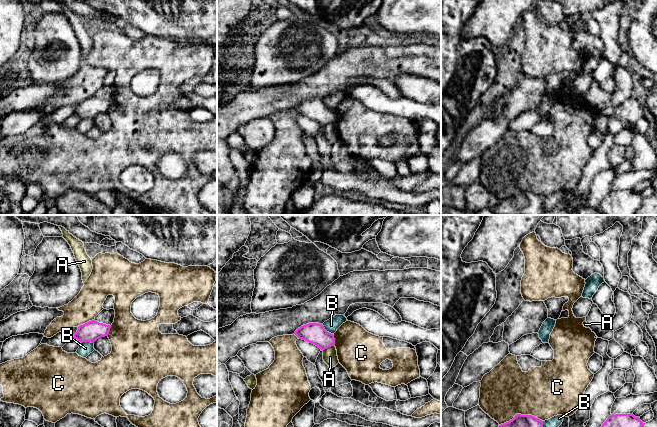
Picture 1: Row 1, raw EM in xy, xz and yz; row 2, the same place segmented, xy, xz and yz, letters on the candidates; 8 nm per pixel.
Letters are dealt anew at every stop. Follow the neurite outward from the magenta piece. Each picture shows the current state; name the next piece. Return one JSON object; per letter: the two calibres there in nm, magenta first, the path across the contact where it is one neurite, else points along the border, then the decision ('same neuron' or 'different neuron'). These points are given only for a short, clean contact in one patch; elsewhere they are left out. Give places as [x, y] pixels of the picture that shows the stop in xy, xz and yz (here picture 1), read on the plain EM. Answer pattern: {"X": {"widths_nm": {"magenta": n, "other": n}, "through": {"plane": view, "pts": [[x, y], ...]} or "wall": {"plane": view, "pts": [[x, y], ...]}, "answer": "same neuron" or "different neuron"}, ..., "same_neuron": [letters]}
{"A": {"widths_nm": {"magenta": 170, "other": 120}, "wall": {"plane": "xz", "pts": [[334, 121], [322, 126]]}, "answer": "different neuron"}, "B": {"widths_nm": {"magenta": 170, "other": 110}, "answer": "different neuron"}, "C": {"widths_nm": {"magenta": 340, "other": 400}, "answer": "different neuron"}, "same_neuron": []}

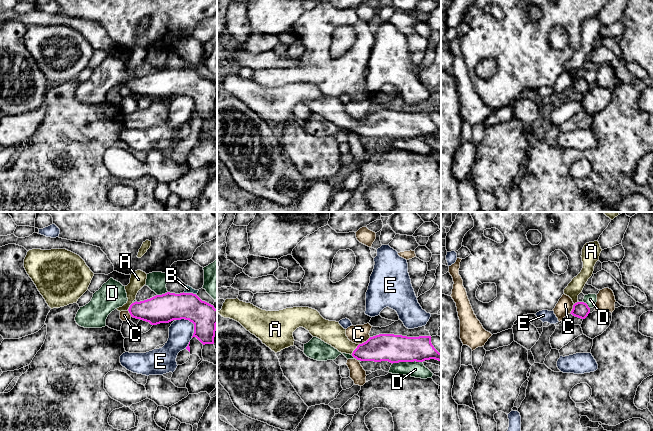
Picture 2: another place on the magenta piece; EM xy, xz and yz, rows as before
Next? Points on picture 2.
{"A": {"widths_nm": {"magenta": 220, "other": 190}, "through": {"plane": "xz", "pts": [[384, 123], [355, 125], [345, 122], [331, 108]]}, "answer": "same neuron"}, "B": {"widths_nm": {"magenta": 220, "other": 60}, "answer": "different neuron"}, "C": {"widths_nm": {"magenta": 220, "other": 150}, "answer": "different neuron"}, "D": {"widths_nm": {"magenta": 220, "other": 130}, "answer": "different neuron"}, "E": {"widths_nm": {"magenta": 220, "other": 190}, "answer": "different neuron"}, "same_neuron": ["A"]}

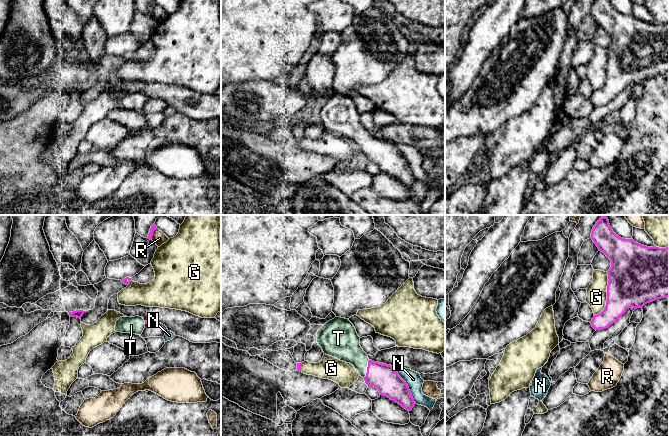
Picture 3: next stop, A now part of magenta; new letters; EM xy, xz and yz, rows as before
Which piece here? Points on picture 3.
{"G": {"widths_nm": {"magenta": 420, "other": 160}, "answer": "different neuron"}, "N": {"widths_nm": {"magenta": 220, "other": 130}, "answer": "different neuron"}, "R": {"widths_nm": {"magenta": 50, "other": 110}, "answer": "different neuron"}, "T": {"widths_nm": {"magenta": 220, "other": 220}, "through": {"plane": "xz", "pts": [[385, 154], [367, 145], [345, 123]]}, "answer": "same neuron"}, "same_neuron": ["T"]}

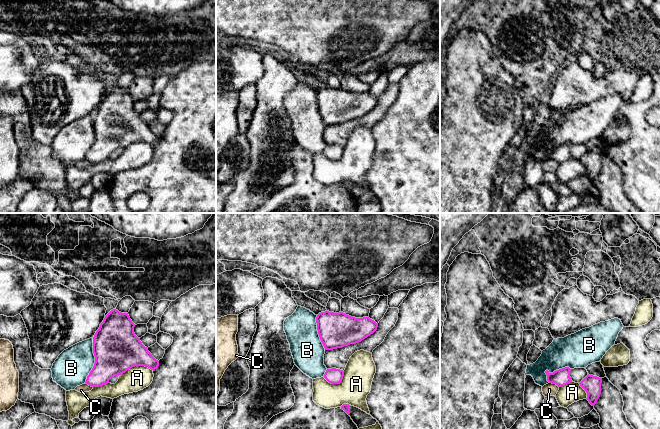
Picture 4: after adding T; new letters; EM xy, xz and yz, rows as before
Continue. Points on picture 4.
{"A": {"widths_nm": {"magenta": 380, "other": 200}, "answer": "different neuron"}, "B": {"widths_nm": {"magenta": 380, "other": 280}, "answer": "different neuron"}, "C": {"widths_nm": {"magenta": 140, "other": 100}, "wall": {"plane": "yz", "pts": [[549, 158], [554, 159], [558, 163]]}, "answer": "different neuron"}, "same_neuron": []}

